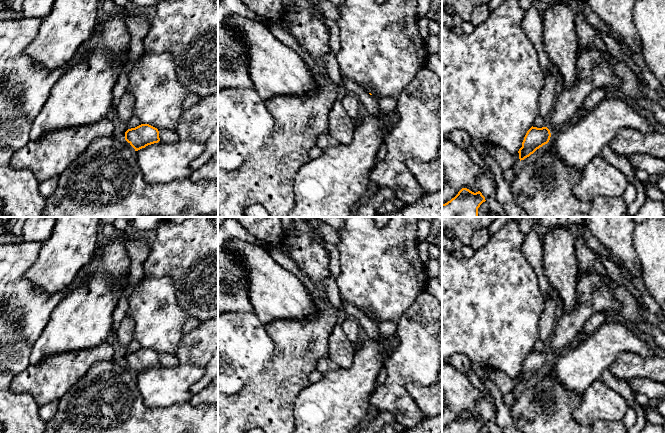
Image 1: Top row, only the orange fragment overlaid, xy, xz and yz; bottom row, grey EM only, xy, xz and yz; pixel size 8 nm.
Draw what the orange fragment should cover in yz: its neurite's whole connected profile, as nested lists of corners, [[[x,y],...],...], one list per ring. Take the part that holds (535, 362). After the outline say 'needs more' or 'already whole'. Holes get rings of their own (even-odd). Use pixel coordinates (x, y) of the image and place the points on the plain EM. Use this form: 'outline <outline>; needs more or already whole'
outline [[[578,271],[577,299],[573,309],[558,317],[545,351],[531,351],[519,373],[519,383],[524,384],[547,368],[550,361],[568,349],[569,344],[582,330],[591,315],[598,312],[618,314],[621,304],[615,299],[604,278],[597,273]]]; needs more

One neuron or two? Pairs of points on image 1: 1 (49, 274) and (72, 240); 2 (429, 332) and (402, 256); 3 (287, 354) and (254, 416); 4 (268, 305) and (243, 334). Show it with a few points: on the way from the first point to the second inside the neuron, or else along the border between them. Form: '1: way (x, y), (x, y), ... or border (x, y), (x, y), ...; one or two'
1: way (56, 266), (70, 248); one
2: border (424, 290), (402, 315); two
3: way (287, 369), (286, 376), (266, 401); one
4: border (254, 313), (264, 324); two

